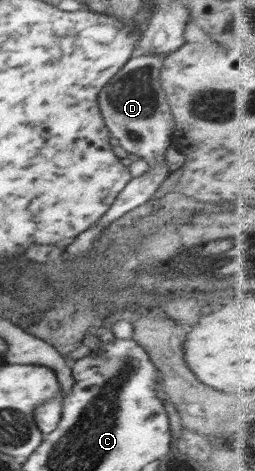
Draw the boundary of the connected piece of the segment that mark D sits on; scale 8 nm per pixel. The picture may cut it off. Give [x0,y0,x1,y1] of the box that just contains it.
[68,54,174,255]

